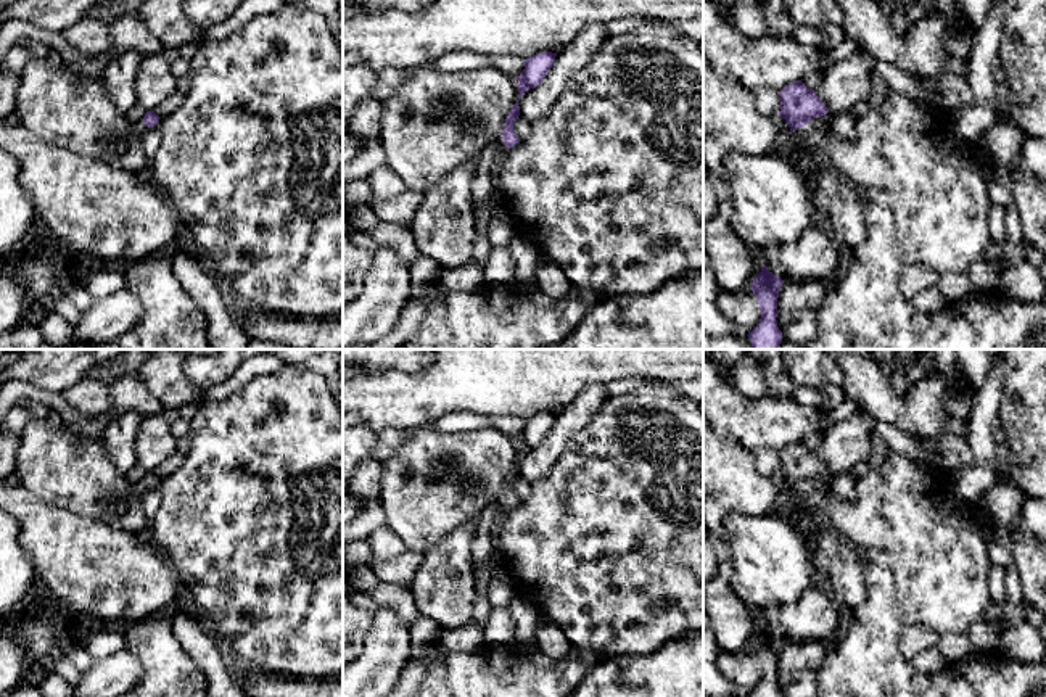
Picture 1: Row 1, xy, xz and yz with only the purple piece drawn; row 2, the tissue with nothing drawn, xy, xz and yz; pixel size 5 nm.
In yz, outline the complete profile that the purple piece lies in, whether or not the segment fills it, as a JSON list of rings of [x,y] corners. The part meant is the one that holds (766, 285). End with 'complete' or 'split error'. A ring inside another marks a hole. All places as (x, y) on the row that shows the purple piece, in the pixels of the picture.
[[[763,264],[761,272],[753,278],[750,290],[755,293],[761,307],[760,324],[748,333],[752,349],[777,349],[782,343],[782,332],[777,327],[777,298],[782,278],[768,270]]]; complete

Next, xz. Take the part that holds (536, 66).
[[[542,52],[542,53],[536,53],[533,56],[528,56],[525,60],[525,69],[517,77],[518,100],[525,92],[537,87],[544,80],[544,77],[547,76],[547,72],[554,66],[555,56],[557,56],[557,53]]]; complete

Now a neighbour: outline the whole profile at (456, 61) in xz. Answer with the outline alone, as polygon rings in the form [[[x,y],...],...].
[[[454,52],[433,61],[433,66],[444,72],[460,72],[460,71],[476,69],[481,66],[494,66],[505,74],[518,77],[525,69],[525,58],[512,56],[512,55],[483,56],[478,53]]]

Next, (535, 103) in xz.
[[[592,24],[568,47],[558,50],[544,80],[520,97],[520,116],[529,122],[546,118],[563,93],[568,79],[595,55],[608,37],[605,24]]]

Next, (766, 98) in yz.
[[[760,87],[752,90],[756,109],[768,116],[776,130],[785,138],[790,134],[790,127],[785,119],[780,116],[780,98],[779,90],[774,87]]]

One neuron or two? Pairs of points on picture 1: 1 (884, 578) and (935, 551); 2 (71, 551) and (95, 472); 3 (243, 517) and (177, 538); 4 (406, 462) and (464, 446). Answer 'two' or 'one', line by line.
1: two
2: two
3: one
4: one

